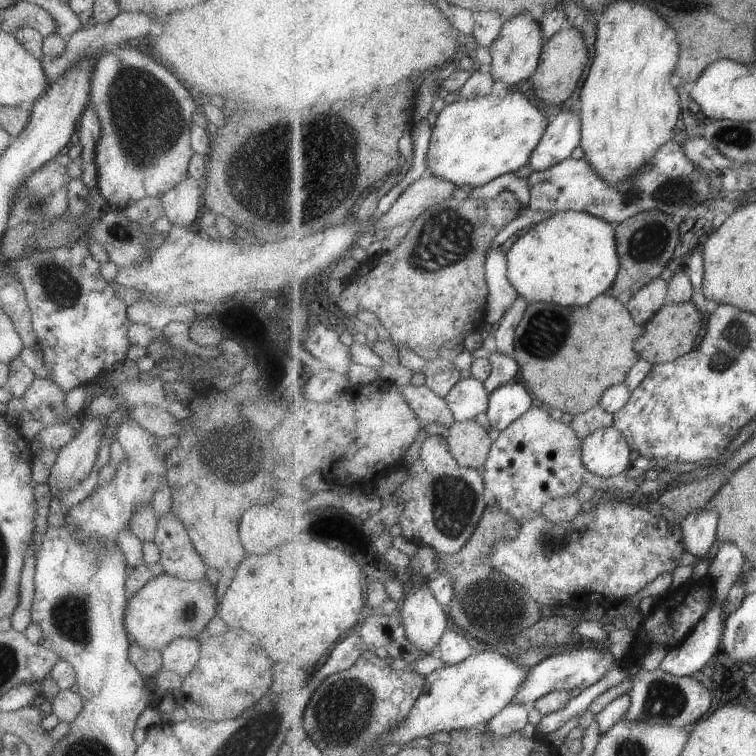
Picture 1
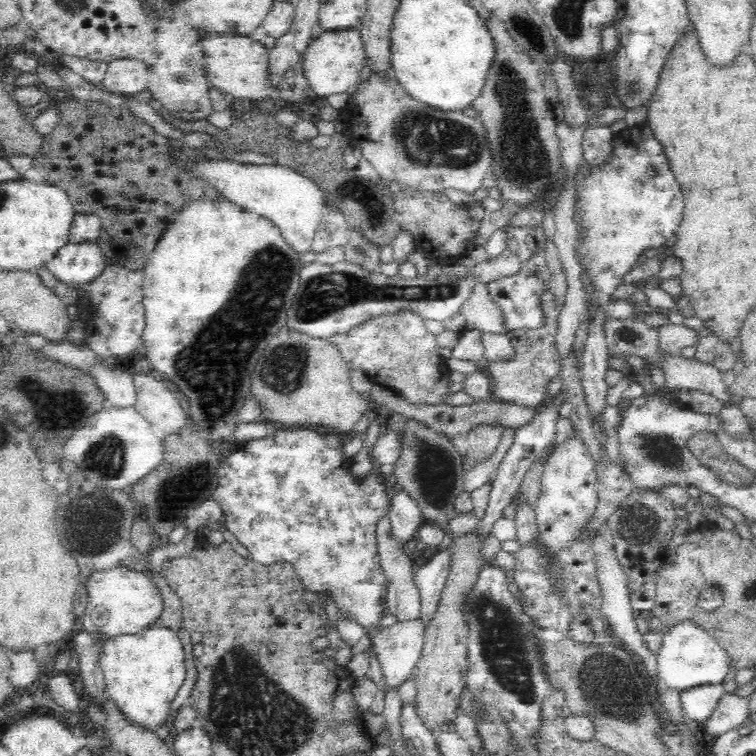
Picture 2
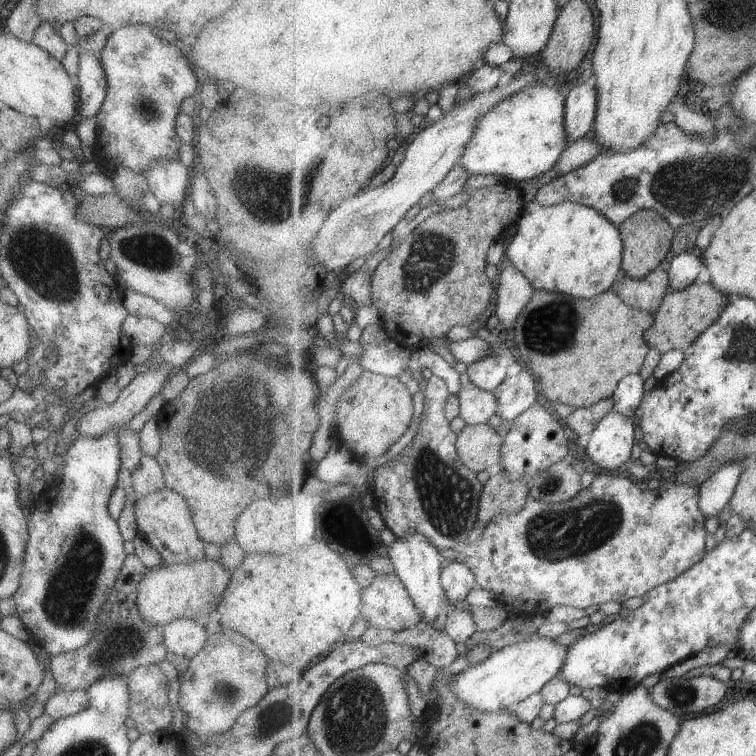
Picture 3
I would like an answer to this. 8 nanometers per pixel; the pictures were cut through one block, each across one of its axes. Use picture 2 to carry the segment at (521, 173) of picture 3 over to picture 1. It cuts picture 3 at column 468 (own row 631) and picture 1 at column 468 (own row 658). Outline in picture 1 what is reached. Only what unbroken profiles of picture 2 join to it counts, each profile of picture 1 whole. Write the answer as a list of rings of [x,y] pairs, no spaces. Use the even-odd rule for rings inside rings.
[[[520,91],[505,94],[502,98],[488,95],[468,100],[455,100],[438,114],[438,119],[432,128],[430,149],[427,155],[427,165],[432,175],[445,178],[457,184],[458,188],[465,185],[474,188],[485,186],[503,174],[519,171],[527,165],[527,162],[531,162],[533,150],[539,146],[543,134],[549,128],[547,116],[539,109],[539,106],[535,106]]]

